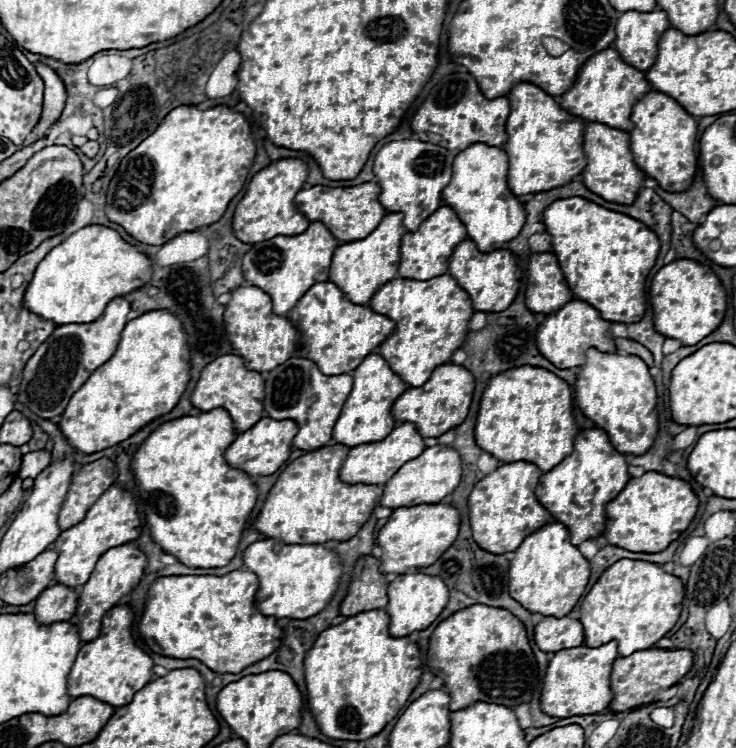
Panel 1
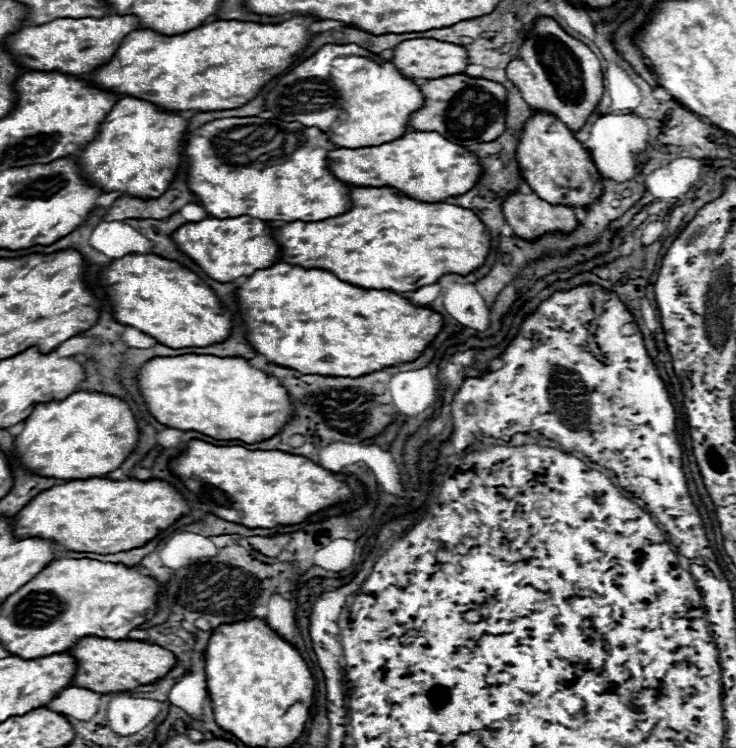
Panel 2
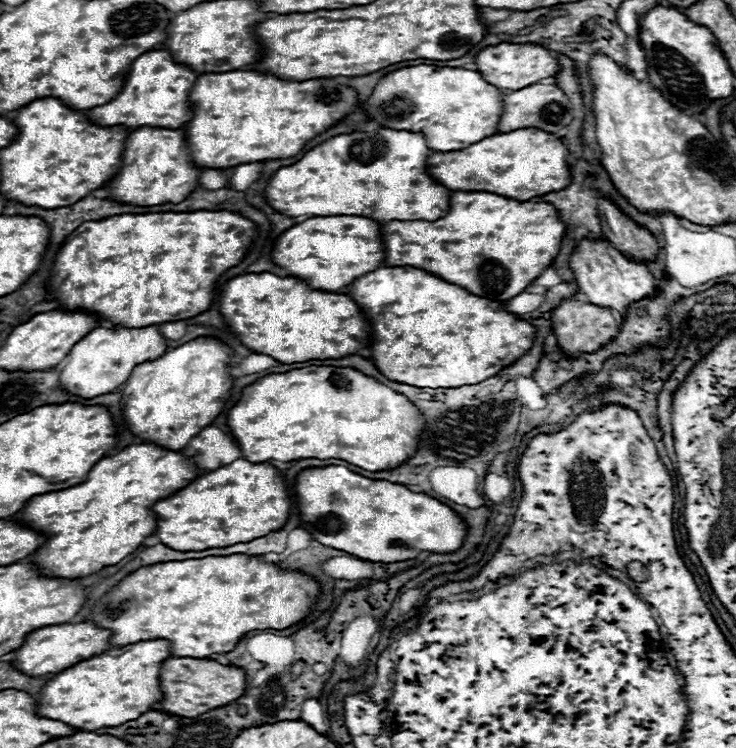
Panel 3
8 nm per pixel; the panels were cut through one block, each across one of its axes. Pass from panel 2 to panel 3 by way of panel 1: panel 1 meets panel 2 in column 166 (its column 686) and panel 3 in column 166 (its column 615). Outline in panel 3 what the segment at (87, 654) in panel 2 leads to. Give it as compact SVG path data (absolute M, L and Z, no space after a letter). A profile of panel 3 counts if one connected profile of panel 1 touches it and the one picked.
M170 658L164 662L160 672L164 700L158 704L158 710L176 714L182 718L196 718L214 708L228 706L246 694L246 672L234 666L222 666L214 660L202 658Z

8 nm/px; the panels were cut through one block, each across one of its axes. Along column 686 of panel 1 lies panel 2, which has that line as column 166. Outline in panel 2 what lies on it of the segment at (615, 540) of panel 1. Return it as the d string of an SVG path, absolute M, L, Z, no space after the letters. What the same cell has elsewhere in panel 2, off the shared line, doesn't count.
M72 480L34 496L14 516L12 534L14 538L46 538L68 552L116 554L144 546L188 510L182 494L162 480Z

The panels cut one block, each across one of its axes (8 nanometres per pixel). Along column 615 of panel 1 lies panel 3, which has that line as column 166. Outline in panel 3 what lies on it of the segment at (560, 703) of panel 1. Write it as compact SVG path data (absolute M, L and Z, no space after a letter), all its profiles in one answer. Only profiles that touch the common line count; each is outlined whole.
M146 640L82 660L46 684L46 690L42 690L38 698L38 714L88 732L100 726L120 726L128 720L136 720L162 702L160 668L168 658L172 658L168 640Z

